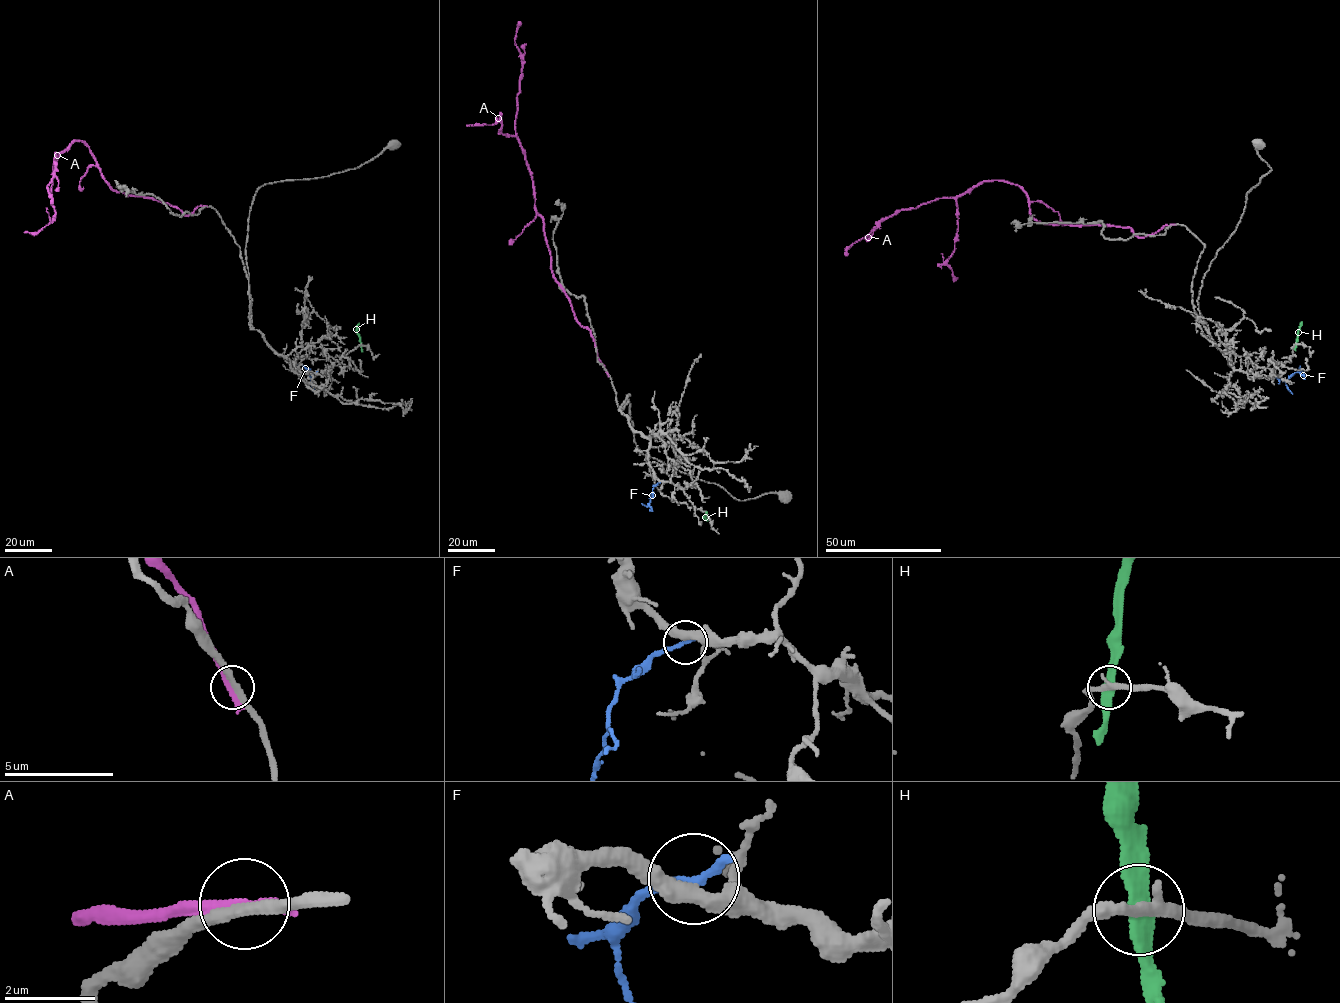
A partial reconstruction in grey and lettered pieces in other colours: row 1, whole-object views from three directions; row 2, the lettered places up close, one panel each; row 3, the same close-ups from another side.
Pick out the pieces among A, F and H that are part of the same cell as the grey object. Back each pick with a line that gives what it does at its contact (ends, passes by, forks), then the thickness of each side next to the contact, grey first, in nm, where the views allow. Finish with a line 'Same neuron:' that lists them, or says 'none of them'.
Same neuron: none of them

